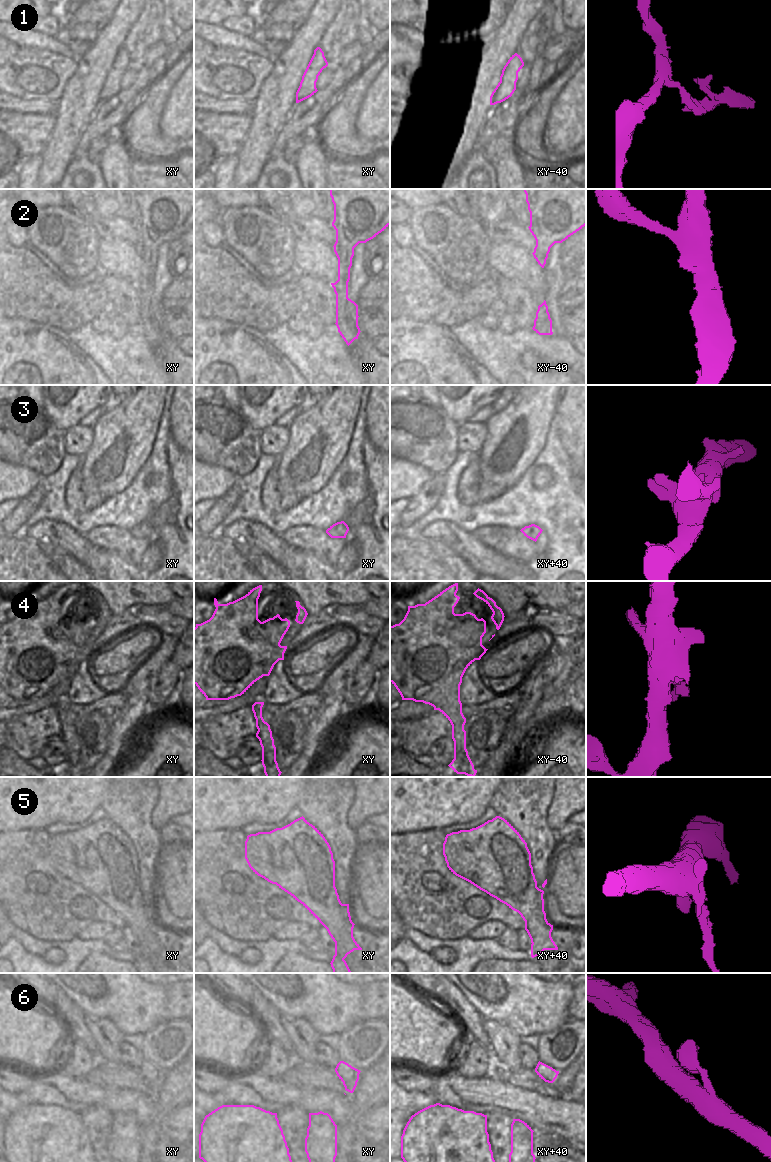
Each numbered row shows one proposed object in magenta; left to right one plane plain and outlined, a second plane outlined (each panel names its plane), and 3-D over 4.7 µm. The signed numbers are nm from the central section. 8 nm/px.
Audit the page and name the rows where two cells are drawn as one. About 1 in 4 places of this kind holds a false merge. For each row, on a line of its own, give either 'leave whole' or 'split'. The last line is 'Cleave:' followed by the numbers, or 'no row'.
1: leave whole
2: leave whole
3: leave whole
4: split
5: split
6: leave whole
Cleave: 4, 5

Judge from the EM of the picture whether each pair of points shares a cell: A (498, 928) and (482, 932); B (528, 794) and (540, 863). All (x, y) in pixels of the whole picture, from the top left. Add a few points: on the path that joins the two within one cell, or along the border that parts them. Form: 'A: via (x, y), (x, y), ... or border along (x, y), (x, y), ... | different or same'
A: via (494, 929), (486, 931) | same
B: via (528, 811), (532, 827), (540, 838), (540, 846) | same

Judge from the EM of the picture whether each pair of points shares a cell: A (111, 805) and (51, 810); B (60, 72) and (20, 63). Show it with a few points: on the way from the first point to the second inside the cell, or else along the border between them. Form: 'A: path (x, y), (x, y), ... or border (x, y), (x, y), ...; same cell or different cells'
A: border (108, 787), (100, 807); different cells
B: path (50, 67), (42, 64), (30, 64); same cell

